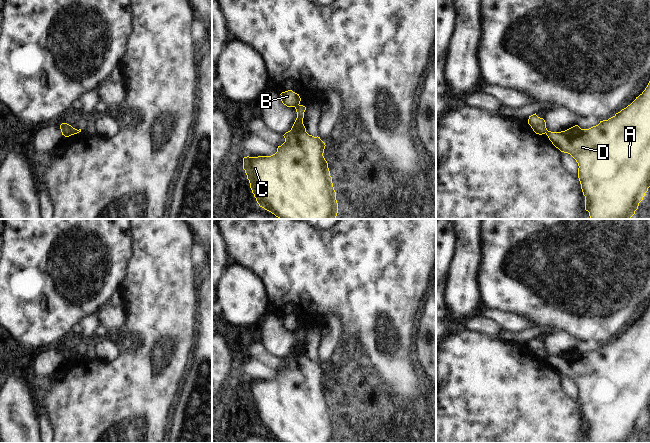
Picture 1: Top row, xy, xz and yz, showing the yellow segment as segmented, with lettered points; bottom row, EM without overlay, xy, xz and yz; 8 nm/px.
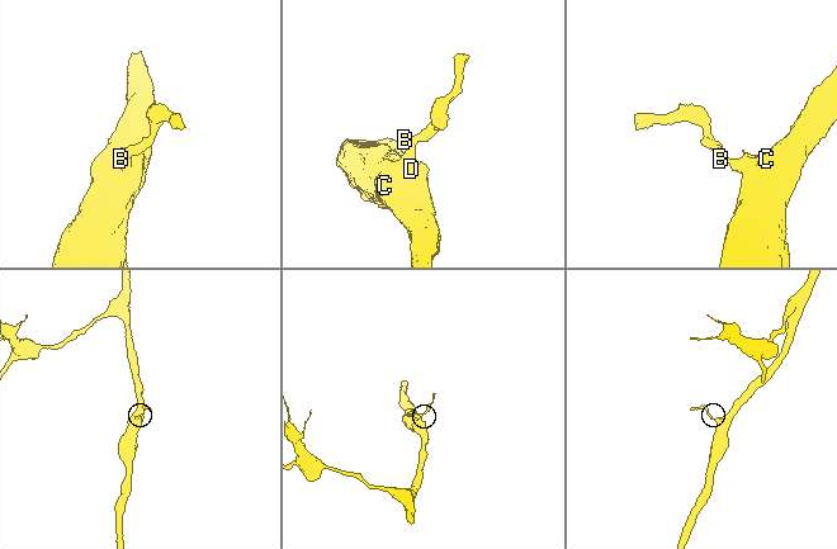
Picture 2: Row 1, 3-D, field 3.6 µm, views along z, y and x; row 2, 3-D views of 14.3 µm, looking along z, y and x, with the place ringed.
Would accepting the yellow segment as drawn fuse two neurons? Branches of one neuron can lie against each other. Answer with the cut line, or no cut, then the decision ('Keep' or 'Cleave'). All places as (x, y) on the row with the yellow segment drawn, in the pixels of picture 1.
Split along xz (298, 104), (294, 106). Cleave

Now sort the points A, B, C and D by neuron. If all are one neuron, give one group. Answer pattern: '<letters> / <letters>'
A C D / B

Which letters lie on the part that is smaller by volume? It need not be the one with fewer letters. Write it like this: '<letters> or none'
B

